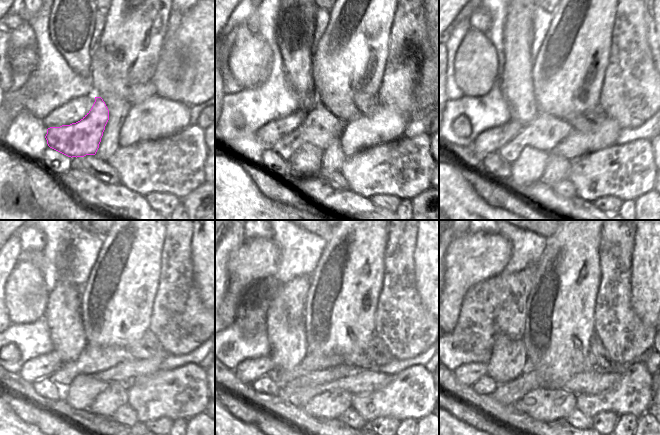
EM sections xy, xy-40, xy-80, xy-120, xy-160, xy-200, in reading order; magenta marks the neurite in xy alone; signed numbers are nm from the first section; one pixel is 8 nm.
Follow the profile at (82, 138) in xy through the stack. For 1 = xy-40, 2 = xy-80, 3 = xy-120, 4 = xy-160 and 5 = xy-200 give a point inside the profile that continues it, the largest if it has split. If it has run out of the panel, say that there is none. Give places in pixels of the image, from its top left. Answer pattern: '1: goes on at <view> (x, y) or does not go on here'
1: goes on at xy-40 (320, 126)
2: goes on at xy-80 (545, 131)
3: goes on at xy-120 (94, 358)
4: goes on at xy-160 (376, 354)
5: goes on at xy-200 (599, 358)

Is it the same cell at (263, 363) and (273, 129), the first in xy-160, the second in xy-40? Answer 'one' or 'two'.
one

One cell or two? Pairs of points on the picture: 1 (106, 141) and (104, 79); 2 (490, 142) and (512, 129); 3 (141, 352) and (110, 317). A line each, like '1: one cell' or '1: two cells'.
1: two cells
2: one cell
3: two cells

